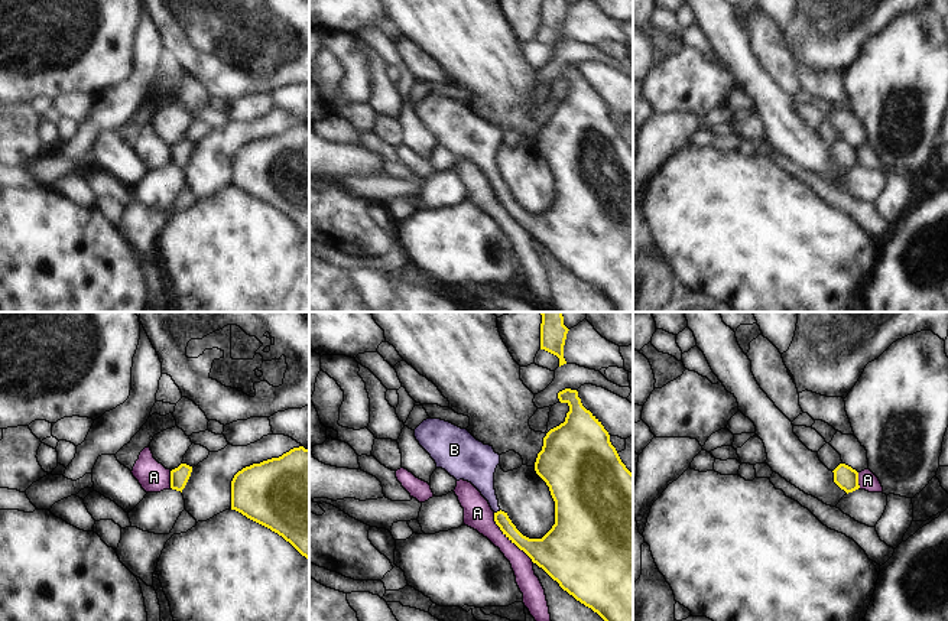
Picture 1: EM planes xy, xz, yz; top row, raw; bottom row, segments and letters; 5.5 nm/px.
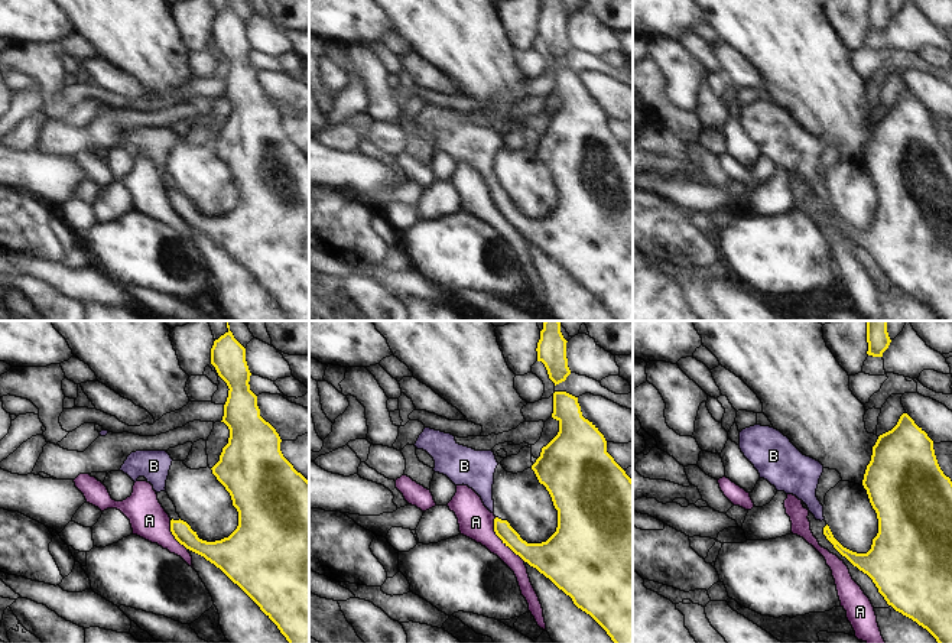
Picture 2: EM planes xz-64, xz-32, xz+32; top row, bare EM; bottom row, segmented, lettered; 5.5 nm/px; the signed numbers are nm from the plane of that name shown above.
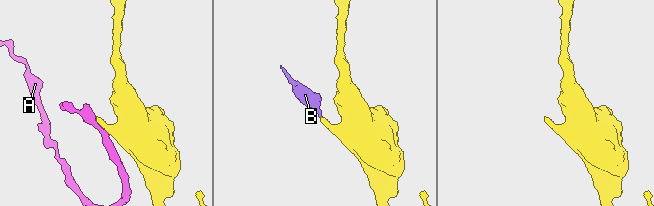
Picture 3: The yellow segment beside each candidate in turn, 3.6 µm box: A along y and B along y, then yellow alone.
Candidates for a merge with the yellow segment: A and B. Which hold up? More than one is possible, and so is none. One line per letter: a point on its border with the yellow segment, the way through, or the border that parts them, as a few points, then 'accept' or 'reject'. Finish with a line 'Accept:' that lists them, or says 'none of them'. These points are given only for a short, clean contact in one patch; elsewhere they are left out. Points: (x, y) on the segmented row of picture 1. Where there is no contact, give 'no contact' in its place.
A: meets yellow in xz at (509, 537); border along xz (493, 513), (494, 523), (533, 562); reject
B: meets yellow in xz at (497, 511); runs through xz (528, 545), (506, 526), (497, 511), (480, 471); accept
Accept: B

